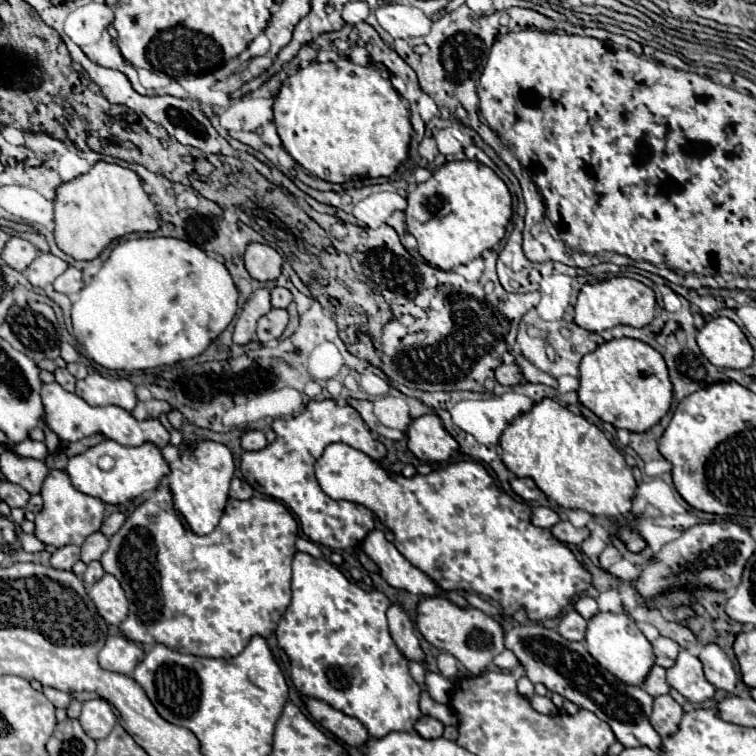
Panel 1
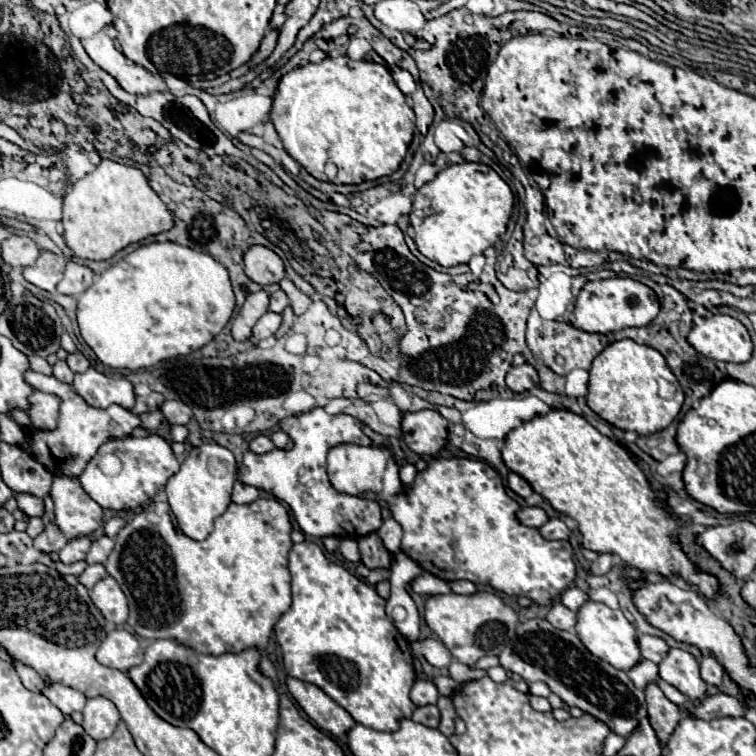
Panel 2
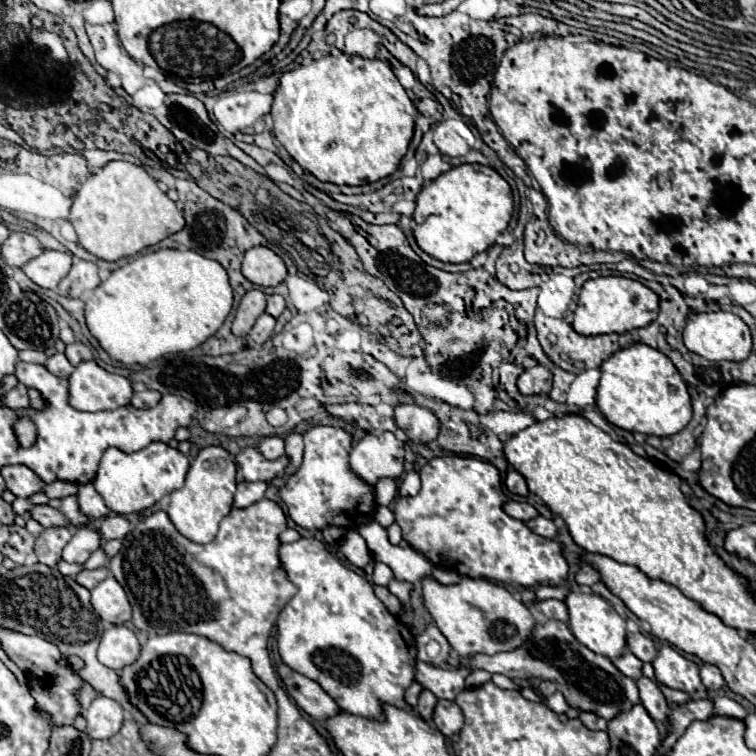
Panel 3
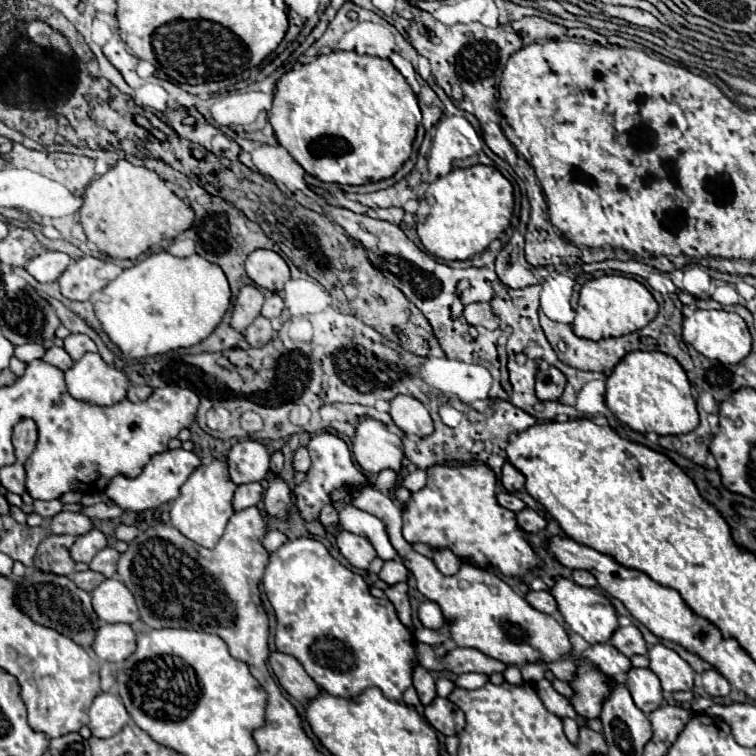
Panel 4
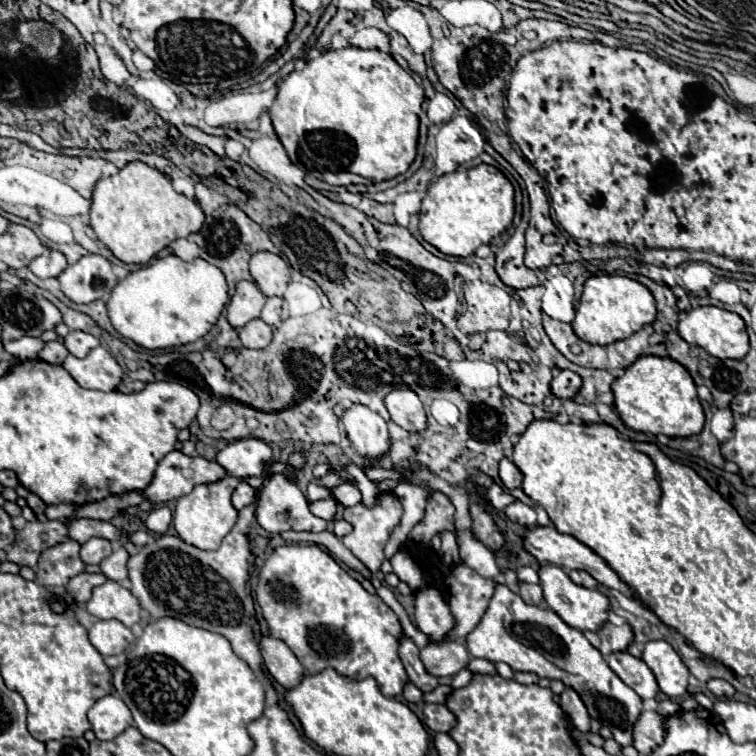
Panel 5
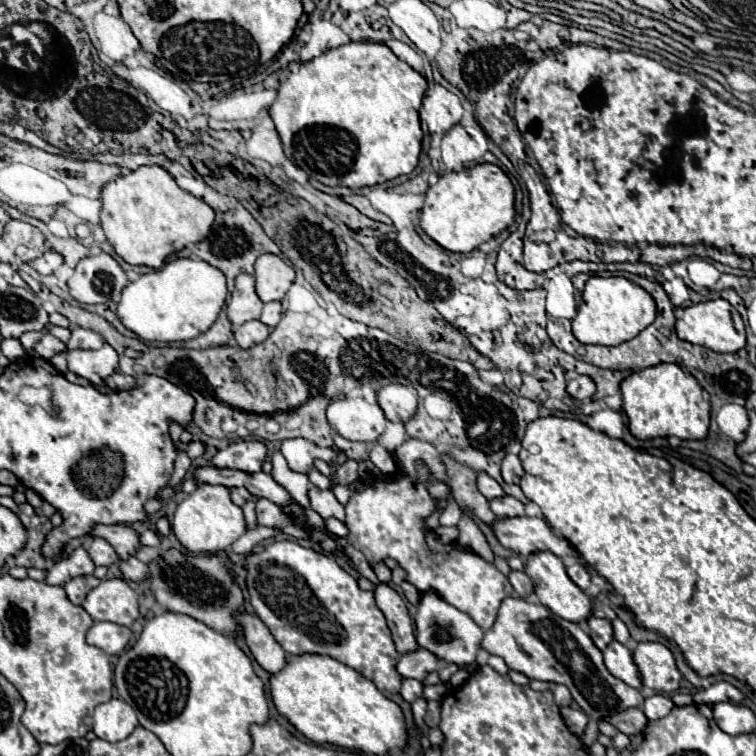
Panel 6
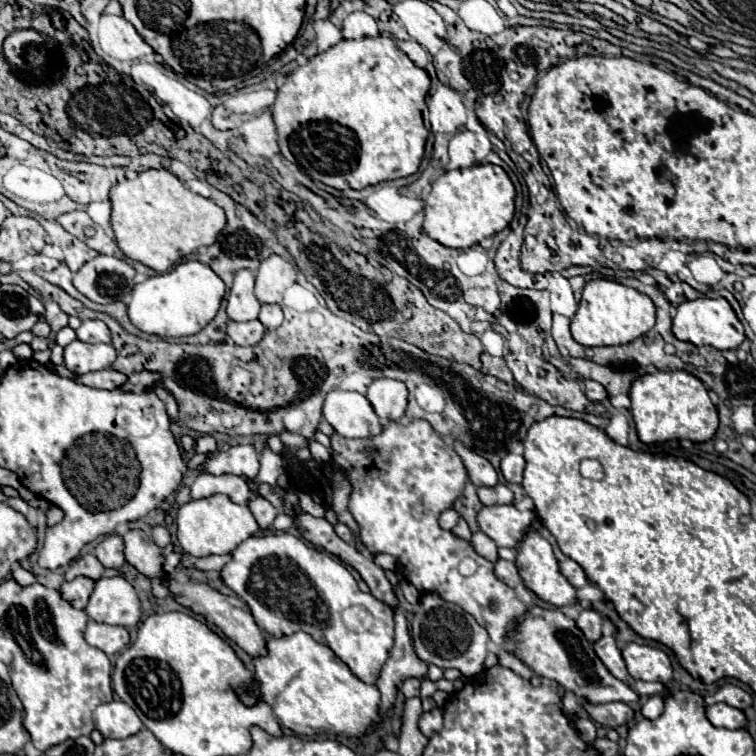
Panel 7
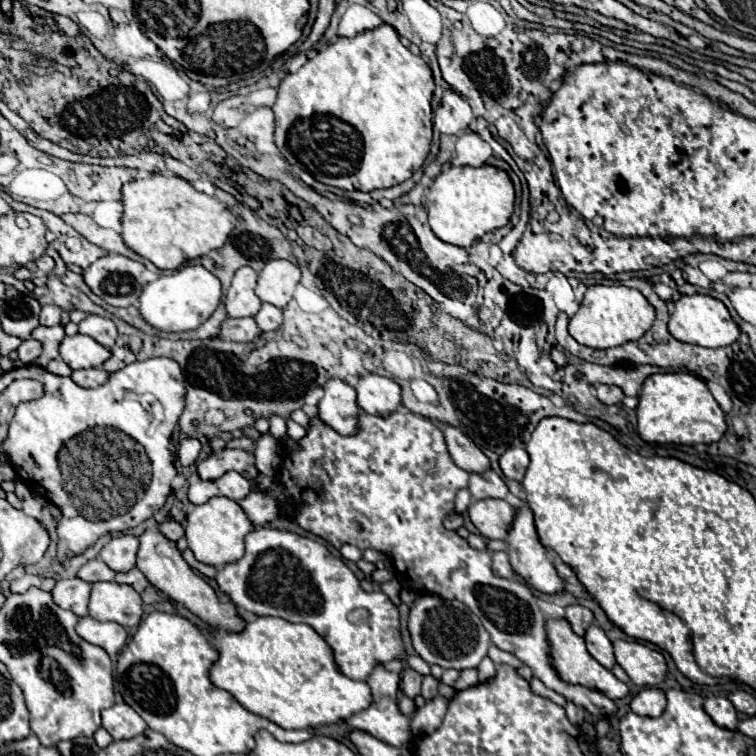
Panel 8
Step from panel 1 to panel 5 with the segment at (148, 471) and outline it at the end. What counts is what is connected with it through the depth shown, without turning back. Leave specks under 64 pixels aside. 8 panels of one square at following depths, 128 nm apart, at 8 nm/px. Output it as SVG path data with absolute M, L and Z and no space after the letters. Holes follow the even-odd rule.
M172 450L158 462L154 480L144 492L152 502L168 502L188 494L192 486L212 484L224 476L228 476L228 472L218 462L208 462L200 456L184 456Z

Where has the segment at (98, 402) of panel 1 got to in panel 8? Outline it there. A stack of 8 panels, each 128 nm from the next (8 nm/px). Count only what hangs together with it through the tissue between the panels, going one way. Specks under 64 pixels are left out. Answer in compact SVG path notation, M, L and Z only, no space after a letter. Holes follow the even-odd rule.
M76 334L66 336L60 342L60 356L72 370L78 370L78 368L100 368L102 362L110 358L110 352L90 336Z

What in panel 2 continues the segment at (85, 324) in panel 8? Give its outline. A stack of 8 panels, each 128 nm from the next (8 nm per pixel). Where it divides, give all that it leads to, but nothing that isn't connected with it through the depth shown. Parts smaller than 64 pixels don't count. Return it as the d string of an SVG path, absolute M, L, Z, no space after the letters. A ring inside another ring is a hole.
M72 352L72 354L68 354L68 358L66 358L66 362L68 362L68 366L74 370L74 372L84 372L90 364L88 364L88 360L86 360L86 356L82 354L82 352Z

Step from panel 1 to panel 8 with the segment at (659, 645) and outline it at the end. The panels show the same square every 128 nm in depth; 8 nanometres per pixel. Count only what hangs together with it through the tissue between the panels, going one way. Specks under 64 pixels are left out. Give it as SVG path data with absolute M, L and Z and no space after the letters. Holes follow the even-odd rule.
M580 604L566 606L566 614L564 614L564 618L570 622L572 630L574 630L578 636L584 636L586 628L594 622L594 614L592 614L588 608L580 606Z

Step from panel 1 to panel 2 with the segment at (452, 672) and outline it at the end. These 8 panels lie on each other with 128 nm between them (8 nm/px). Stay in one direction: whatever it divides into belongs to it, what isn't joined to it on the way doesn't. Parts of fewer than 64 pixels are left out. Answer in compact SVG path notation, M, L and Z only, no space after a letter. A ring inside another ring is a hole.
M438 638L416 640L414 650L416 650L416 654L424 656L432 666L438 666L438 668L446 668L450 664L450 658L452 658L448 648L444 648L444 644L440 644Z

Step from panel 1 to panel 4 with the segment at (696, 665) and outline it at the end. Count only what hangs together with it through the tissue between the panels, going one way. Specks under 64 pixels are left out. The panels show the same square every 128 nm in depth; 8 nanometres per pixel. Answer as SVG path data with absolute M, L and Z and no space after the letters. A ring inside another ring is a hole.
M654 644L648 650L650 670L660 678L664 692L684 692L694 686L694 670L684 662L672 648L664 644Z

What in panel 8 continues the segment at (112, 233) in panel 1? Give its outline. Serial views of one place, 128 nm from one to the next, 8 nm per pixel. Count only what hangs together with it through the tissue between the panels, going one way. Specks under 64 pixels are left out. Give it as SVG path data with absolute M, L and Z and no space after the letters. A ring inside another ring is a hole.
M152 174L146 180L132 180L124 184L122 194L124 244L154 262L160 270L176 270L188 260L222 248L236 226L236 216L216 196L198 192L178 176Z

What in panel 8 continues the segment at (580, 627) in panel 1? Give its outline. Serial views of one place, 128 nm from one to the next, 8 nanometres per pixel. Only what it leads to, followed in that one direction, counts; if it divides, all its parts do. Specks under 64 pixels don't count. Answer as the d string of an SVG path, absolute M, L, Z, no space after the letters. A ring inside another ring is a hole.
M492 552L492 570L502 578L512 578L514 576L514 570L508 562L506 552Z

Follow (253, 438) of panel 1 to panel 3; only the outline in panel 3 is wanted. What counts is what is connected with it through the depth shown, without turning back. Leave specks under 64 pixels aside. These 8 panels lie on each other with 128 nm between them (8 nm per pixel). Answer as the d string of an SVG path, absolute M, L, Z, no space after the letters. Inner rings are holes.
M270 436L270 438L262 438L260 442L260 454L266 460L278 460L284 454L284 440L278 436Z

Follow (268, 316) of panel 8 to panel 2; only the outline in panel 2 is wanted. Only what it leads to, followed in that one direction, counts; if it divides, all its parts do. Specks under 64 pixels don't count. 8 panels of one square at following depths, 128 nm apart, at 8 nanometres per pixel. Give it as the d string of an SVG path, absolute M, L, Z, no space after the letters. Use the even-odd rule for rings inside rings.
M282 290L270 294L270 310L272 310L272 312L282 314L282 310L284 310L286 306L288 306L288 296L286 296Z

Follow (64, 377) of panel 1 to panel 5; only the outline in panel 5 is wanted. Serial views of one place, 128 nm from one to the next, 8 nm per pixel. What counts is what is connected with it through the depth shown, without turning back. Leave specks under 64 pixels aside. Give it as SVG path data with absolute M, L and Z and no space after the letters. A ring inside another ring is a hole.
M58 340L46 342L44 348L42 348L40 354L38 354L40 360L50 362L50 364L62 364L66 356L68 356L68 350L66 350L66 346L64 346L62 342L58 342Z

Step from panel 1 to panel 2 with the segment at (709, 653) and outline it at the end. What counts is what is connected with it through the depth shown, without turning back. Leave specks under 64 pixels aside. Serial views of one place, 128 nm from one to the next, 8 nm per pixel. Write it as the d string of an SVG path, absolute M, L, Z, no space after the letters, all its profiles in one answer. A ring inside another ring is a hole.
M704 656L702 662L700 662L700 674L702 674L702 680L706 684L712 684L712 686L720 686L722 682L722 676L724 676L724 668L720 666L720 662L714 658L714 656Z

